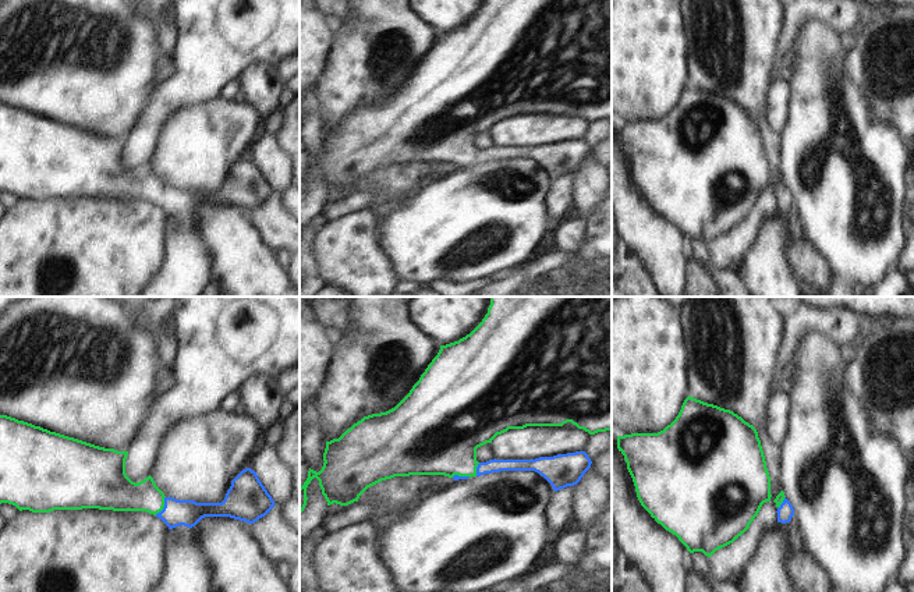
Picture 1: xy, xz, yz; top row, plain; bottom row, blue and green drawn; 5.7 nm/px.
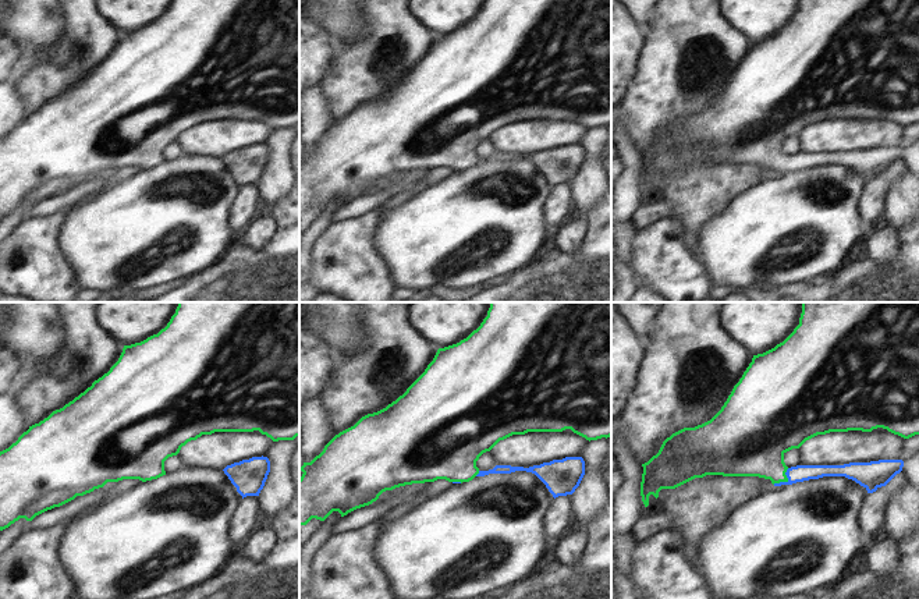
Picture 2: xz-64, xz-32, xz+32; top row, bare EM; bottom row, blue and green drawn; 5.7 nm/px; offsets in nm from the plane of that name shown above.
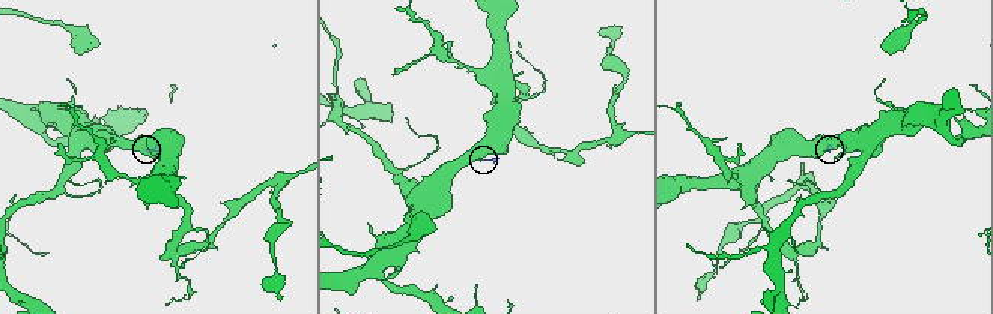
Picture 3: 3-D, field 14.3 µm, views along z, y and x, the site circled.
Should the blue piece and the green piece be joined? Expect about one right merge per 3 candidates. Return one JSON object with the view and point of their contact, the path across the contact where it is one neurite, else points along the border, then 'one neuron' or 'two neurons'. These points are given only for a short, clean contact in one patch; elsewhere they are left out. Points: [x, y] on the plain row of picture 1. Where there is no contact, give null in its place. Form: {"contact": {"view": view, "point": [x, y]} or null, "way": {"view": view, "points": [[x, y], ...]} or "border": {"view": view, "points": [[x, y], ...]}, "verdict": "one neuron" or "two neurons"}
{"contact": {"view": "xy", "point": [165, 194]}, "way": {"view": "xy", "points": [[188, 201], [174, 201], [165, 194], [146, 184], [123, 183]]}, "verdict": "one neuron"}

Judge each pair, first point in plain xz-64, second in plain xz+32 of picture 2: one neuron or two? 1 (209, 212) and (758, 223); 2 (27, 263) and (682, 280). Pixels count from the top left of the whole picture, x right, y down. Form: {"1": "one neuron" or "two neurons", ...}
{"1": "one neuron", "2": "one neuron"}

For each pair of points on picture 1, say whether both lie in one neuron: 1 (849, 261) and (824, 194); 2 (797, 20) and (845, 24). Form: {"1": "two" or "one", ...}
{"1": "one", "2": "one"}

